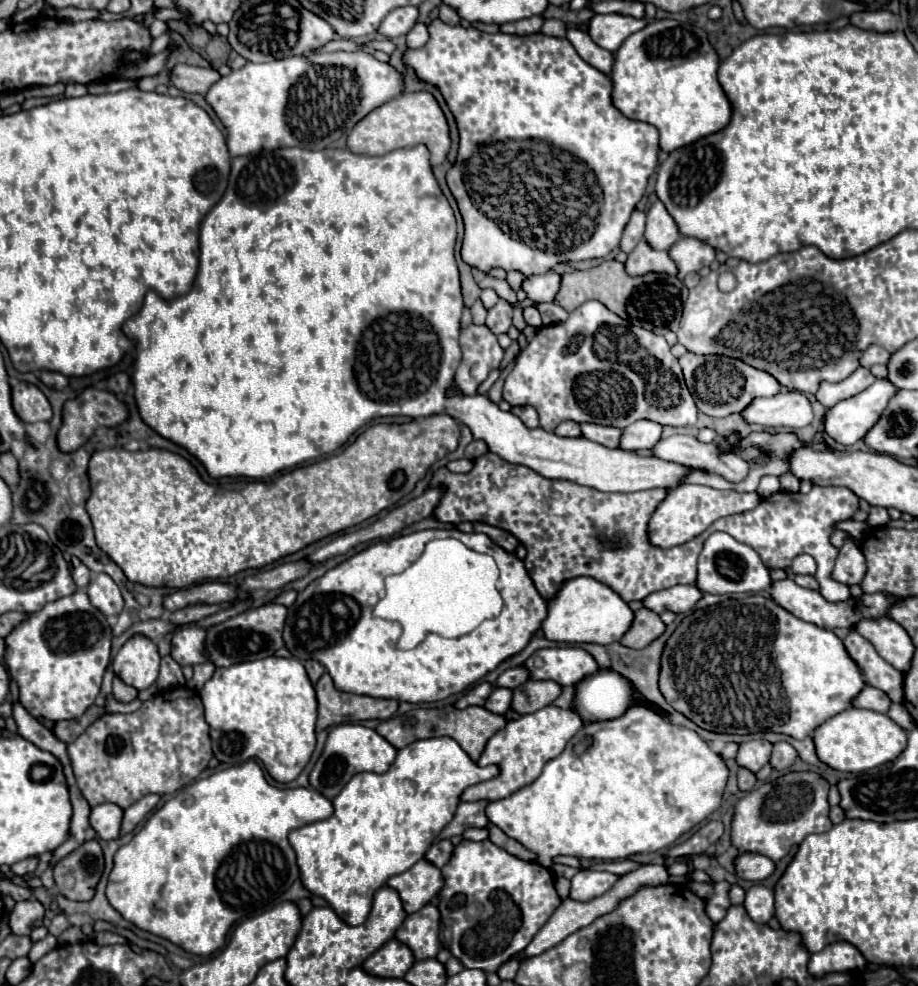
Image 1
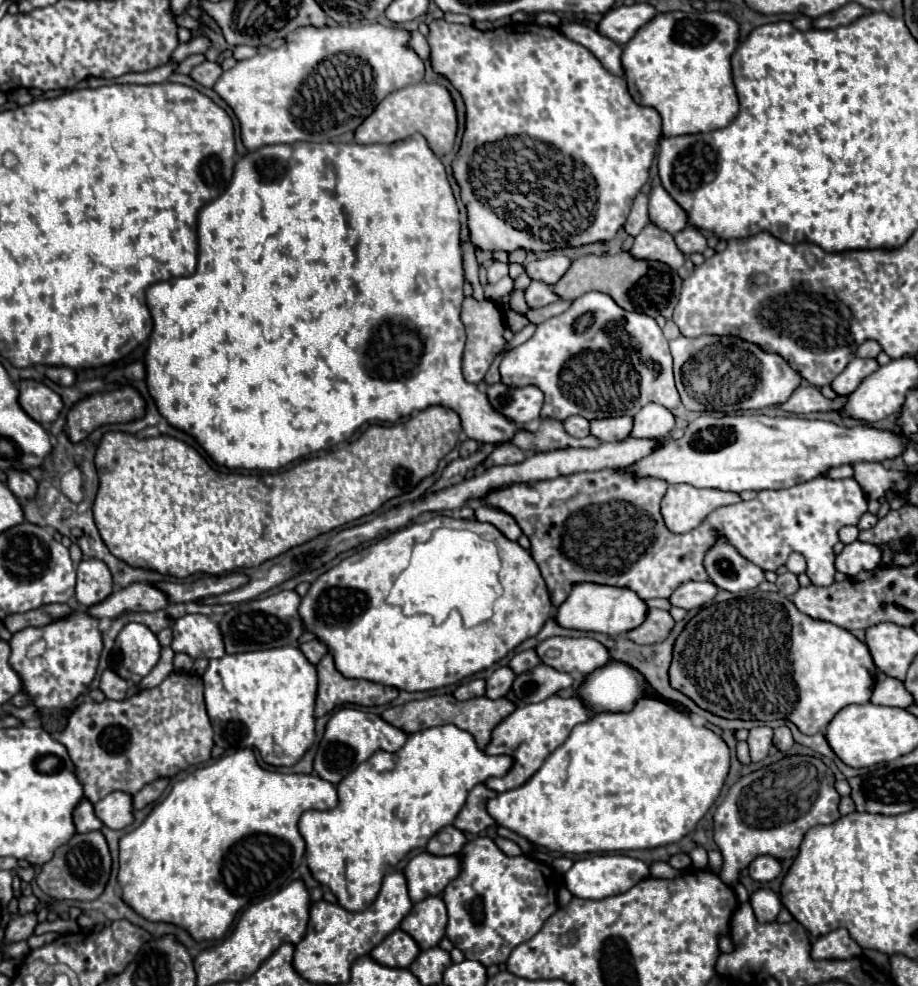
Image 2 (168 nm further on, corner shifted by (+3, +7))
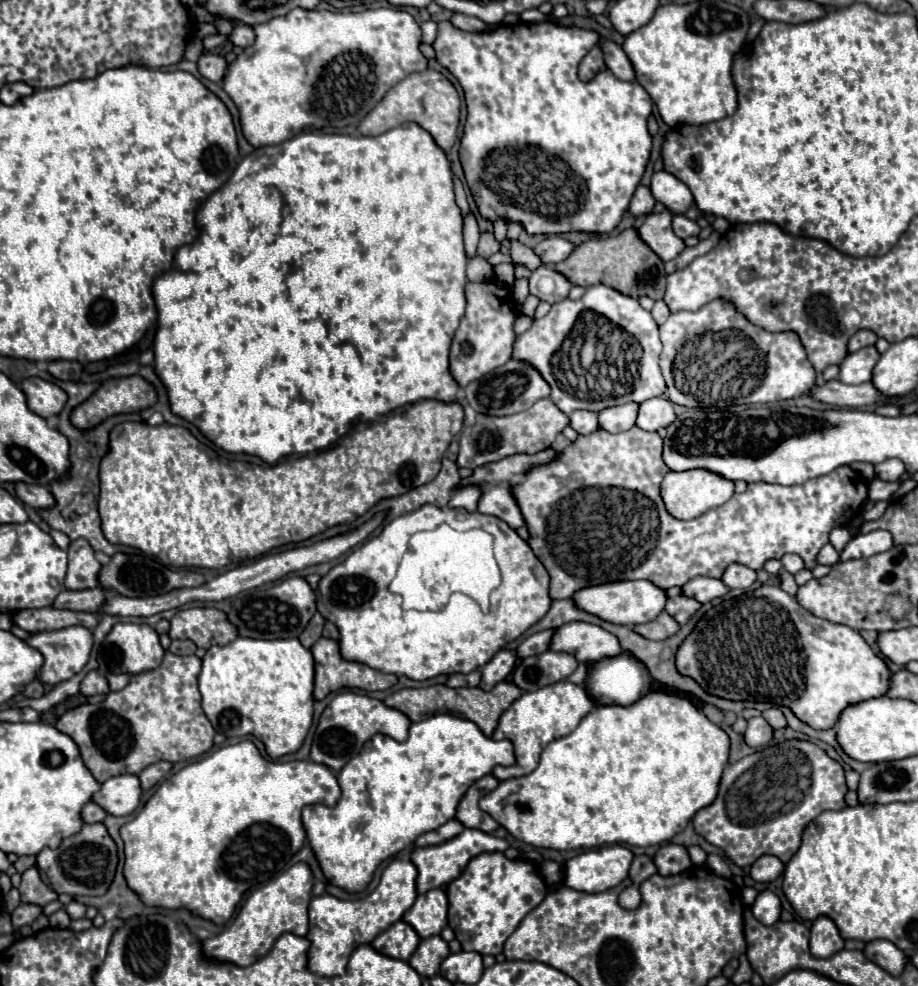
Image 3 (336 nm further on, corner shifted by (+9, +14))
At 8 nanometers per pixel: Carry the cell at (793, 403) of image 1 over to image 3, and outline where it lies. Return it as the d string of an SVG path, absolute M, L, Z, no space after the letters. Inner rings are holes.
M830 380L824 386L814 386L808 396L816 402L830 404L836 408L862 408L874 402L882 402L884 398L872 388L870 382L858 384L858 386L848 386L842 384L840 380Z

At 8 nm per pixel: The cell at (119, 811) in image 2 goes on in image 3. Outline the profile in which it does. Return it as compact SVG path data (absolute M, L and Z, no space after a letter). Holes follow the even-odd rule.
M114 776L102 784L102 788L92 796L100 808L112 816L128 816L138 808L142 790L138 776Z

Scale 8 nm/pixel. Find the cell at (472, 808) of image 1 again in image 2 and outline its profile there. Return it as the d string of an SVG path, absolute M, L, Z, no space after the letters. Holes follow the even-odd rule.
M476 785L468 793L468 799L466 799L462 811L454 819L454 827L458 827L460 831L466 831L466 833L482 833L488 827L492 827L494 819L488 815L486 803L496 795L498 793L488 789L486 785Z

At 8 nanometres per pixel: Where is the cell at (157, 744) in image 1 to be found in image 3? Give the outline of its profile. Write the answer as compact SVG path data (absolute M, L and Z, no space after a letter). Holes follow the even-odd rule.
M166 652L162 664L152 672L142 672L130 678L130 684L118 692L110 692L106 700L100 704L82 704L74 710L66 712L58 722L56 728L62 734L68 734L86 764L92 776L102 784L112 776L120 774L140 774L146 766L168 760L168 762L184 762L208 752L214 744L214 728L204 716L198 692L198 674L200 674L202 660L198 656L176 656Z

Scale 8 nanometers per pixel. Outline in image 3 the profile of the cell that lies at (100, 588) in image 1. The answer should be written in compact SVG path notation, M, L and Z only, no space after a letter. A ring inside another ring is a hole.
M74 540L68 548L68 590L88 590L100 584L100 562L94 556L92 546L86 540Z

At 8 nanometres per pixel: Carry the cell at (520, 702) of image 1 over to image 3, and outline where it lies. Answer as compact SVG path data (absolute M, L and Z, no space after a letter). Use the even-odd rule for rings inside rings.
M548 650L538 656L520 660L512 672L512 682L522 692L534 692L548 684L566 680L576 670L576 666L578 662L572 654L556 654Z

